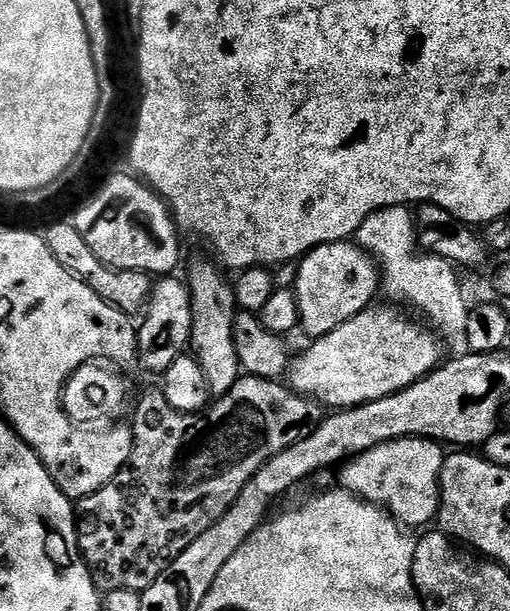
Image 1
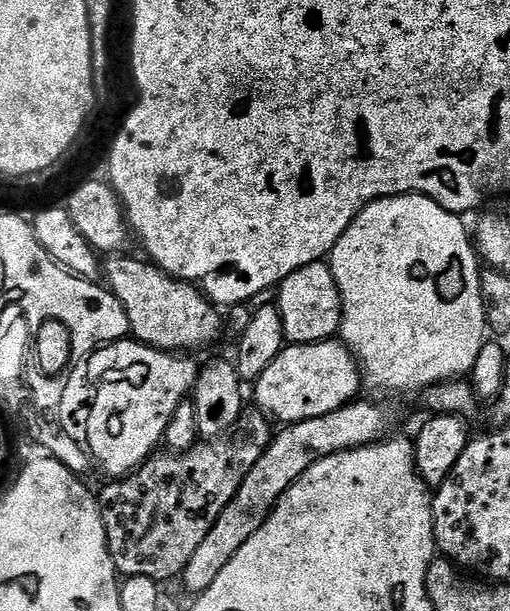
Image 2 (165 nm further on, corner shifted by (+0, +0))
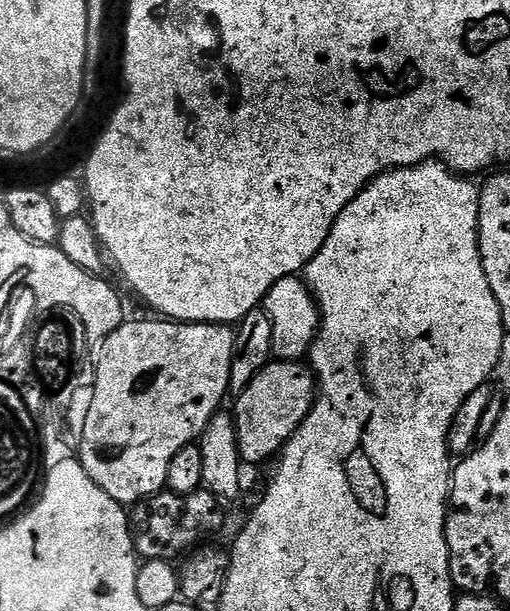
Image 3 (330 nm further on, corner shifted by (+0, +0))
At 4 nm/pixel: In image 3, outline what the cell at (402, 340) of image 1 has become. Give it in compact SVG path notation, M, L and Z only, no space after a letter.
M276 360L257 374L246 390L235 397L234 419L241 461L245 465L260 464L277 455L288 443L298 426L310 414L316 400L318 381L304 362Z

